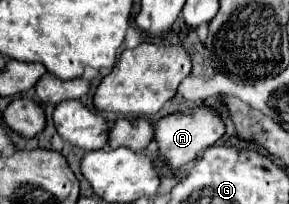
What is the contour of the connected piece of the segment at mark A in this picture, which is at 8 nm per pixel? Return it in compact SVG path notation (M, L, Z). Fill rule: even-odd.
M192 107L186 111L178 111L172 115L164 115L154 125L154 141L158 143L158 151L162 157L168 159L170 169L176 173L182 165L190 163L198 157L200 151L214 145L224 135L224 123L218 119L216 111L208 107Z

